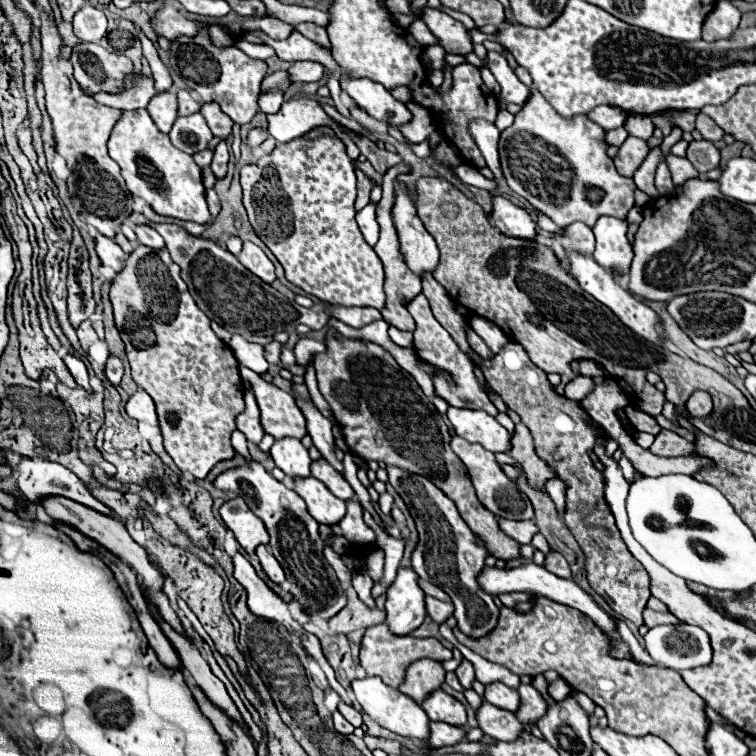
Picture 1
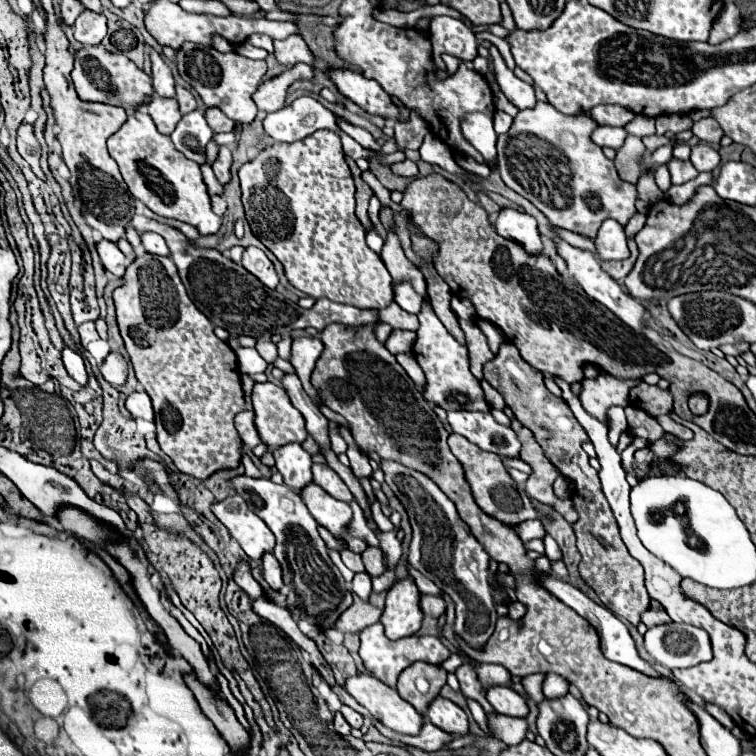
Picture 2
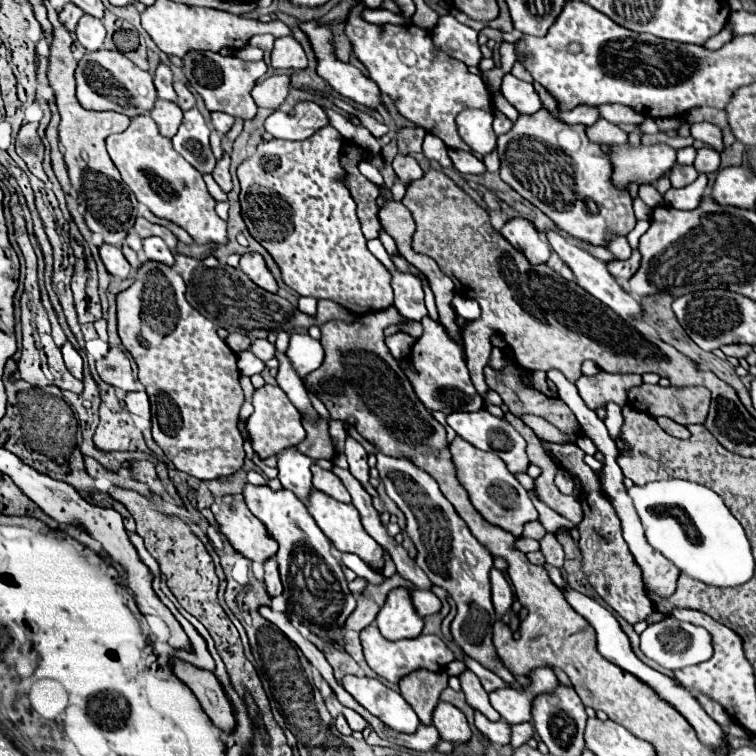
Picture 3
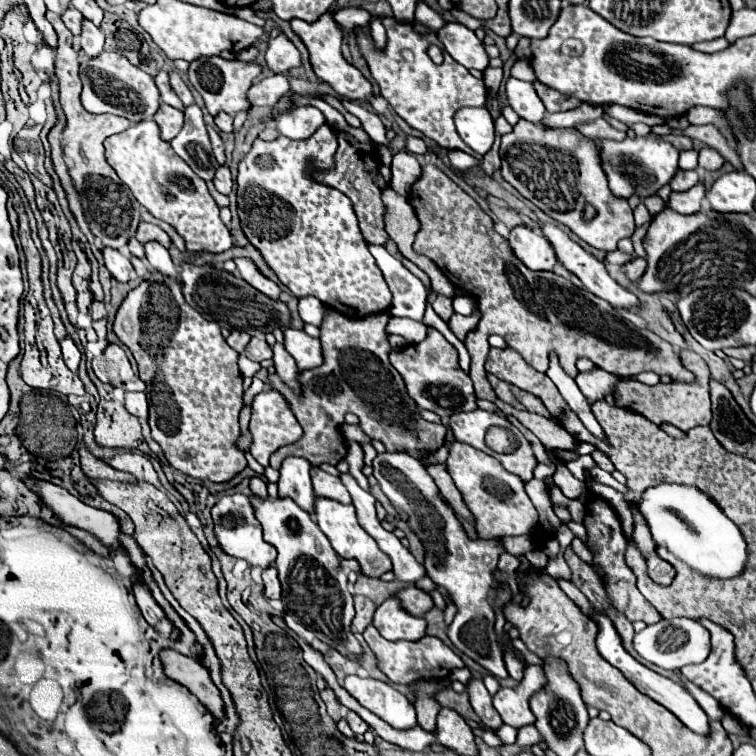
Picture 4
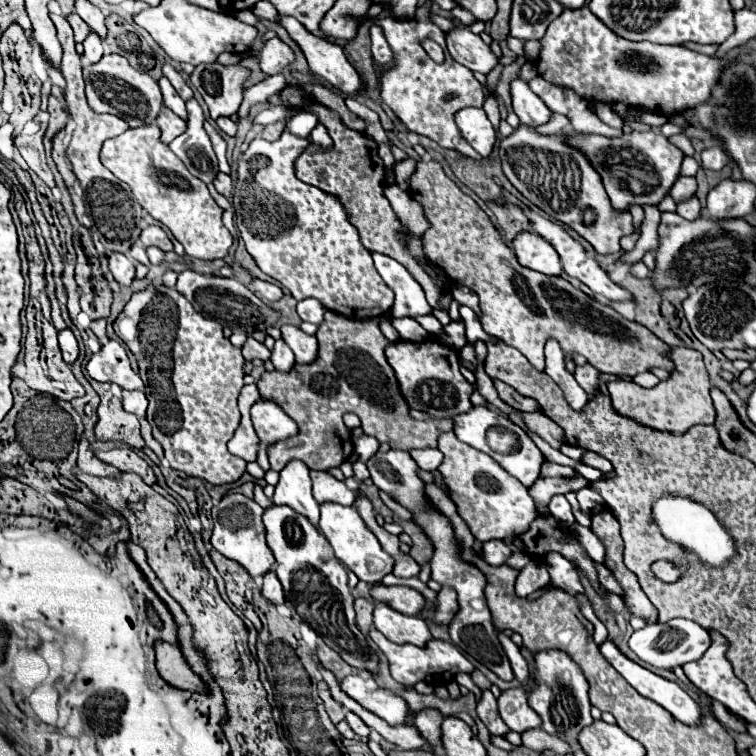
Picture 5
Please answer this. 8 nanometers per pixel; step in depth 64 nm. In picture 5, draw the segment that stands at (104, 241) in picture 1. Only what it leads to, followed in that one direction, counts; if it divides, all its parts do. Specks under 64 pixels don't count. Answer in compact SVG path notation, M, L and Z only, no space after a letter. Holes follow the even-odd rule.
M114 252L114 254L110 254L108 262L110 262L110 272L114 274L114 280L118 284L122 284L122 286L130 286L132 280L134 280L134 264L132 264L132 260L126 258L124 254Z

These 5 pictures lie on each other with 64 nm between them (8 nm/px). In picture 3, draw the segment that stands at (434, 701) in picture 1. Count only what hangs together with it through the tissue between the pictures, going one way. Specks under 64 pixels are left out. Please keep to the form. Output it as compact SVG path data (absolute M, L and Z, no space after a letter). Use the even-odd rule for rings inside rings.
M440 702L434 710L434 726L442 740L452 744L466 744L472 738L472 730L466 722L466 716L452 704Z

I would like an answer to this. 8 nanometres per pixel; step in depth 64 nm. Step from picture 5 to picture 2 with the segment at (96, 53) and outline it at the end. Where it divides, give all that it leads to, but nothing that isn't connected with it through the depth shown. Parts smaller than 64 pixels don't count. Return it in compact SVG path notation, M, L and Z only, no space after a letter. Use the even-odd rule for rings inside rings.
M84 10L74 24L74 38L82 46L96 46L106 36L106 18L104 14L96 14L90 10Z

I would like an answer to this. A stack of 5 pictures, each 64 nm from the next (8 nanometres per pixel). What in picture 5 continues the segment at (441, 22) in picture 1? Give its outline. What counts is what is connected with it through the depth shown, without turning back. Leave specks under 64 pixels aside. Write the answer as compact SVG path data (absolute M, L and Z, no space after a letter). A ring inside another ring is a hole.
M454 28L446 34L446 42L452 58L474 72L488 74L500 62L500 58L492 54L490 46L468 28Z

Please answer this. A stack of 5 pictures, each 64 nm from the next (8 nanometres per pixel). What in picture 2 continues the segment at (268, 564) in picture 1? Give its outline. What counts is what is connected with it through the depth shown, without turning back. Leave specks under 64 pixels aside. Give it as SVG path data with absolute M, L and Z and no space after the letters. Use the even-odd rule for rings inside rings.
M266 554L262 558L262 564L264 564L264 574L262 576L268 582L268 586L272 590L280 590L282 588L282 570L280 570L278 560L272 554Z

